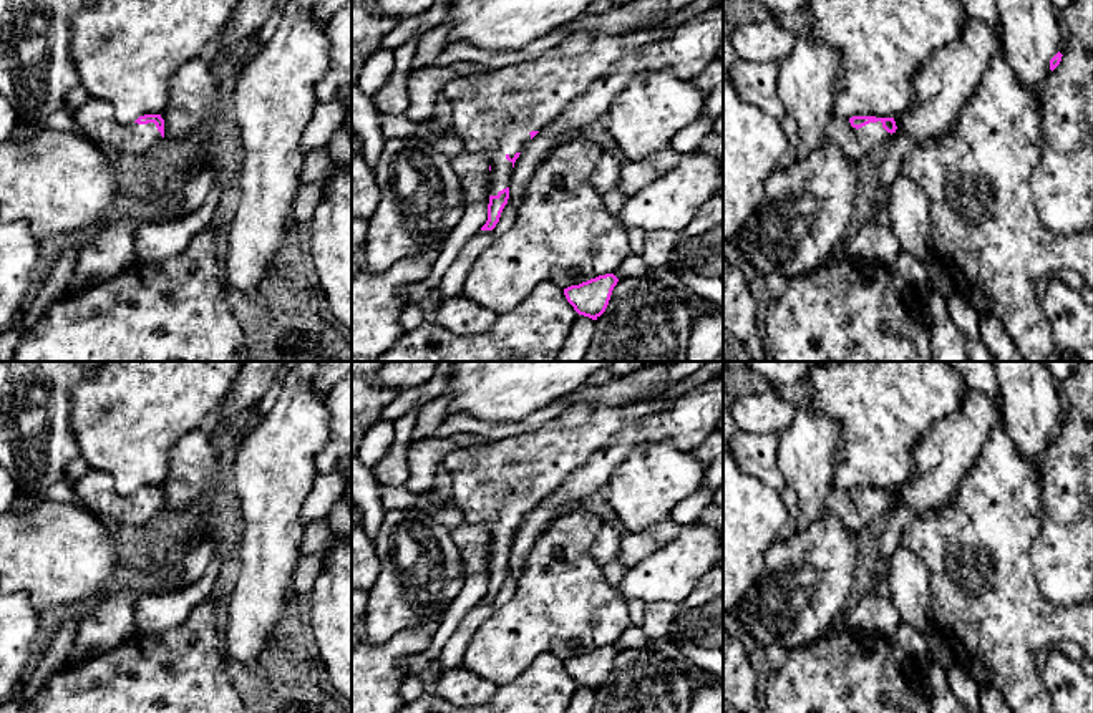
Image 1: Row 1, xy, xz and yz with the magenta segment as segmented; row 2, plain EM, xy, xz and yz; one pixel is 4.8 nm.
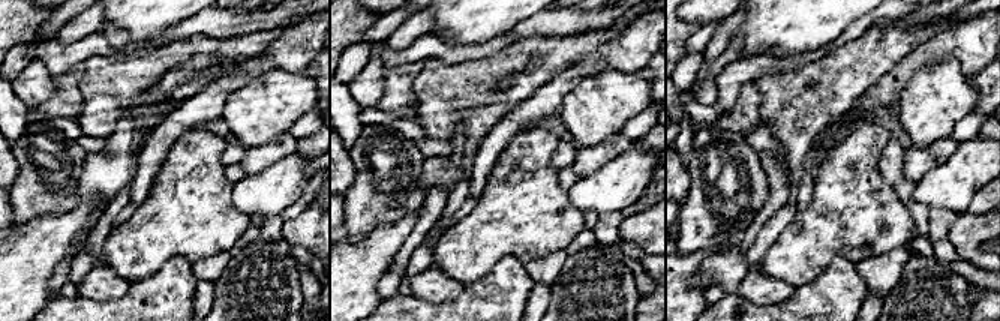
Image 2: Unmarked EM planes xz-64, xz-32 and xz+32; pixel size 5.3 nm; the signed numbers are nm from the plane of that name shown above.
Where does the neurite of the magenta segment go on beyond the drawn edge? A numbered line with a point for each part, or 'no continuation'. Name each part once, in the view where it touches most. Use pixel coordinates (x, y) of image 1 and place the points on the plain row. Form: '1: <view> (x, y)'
1: yz (806, 456)

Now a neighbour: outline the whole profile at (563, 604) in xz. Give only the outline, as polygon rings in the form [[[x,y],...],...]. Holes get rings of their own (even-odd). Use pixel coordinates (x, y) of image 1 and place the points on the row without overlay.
[[[567,509],[537,537],[512,599],[474,632],[461,668],[501,686],[541,653],[561,660],[614,645],[630,627],[620,592],[592,559],[602,519]]]

